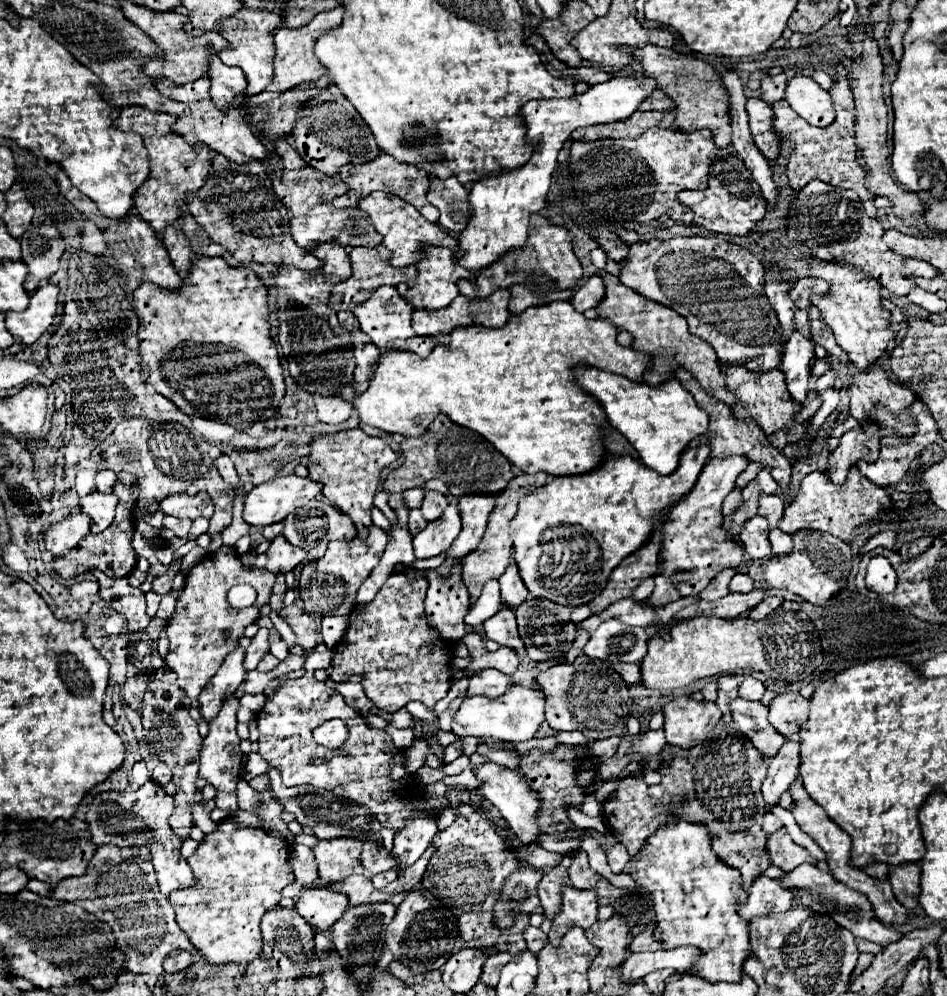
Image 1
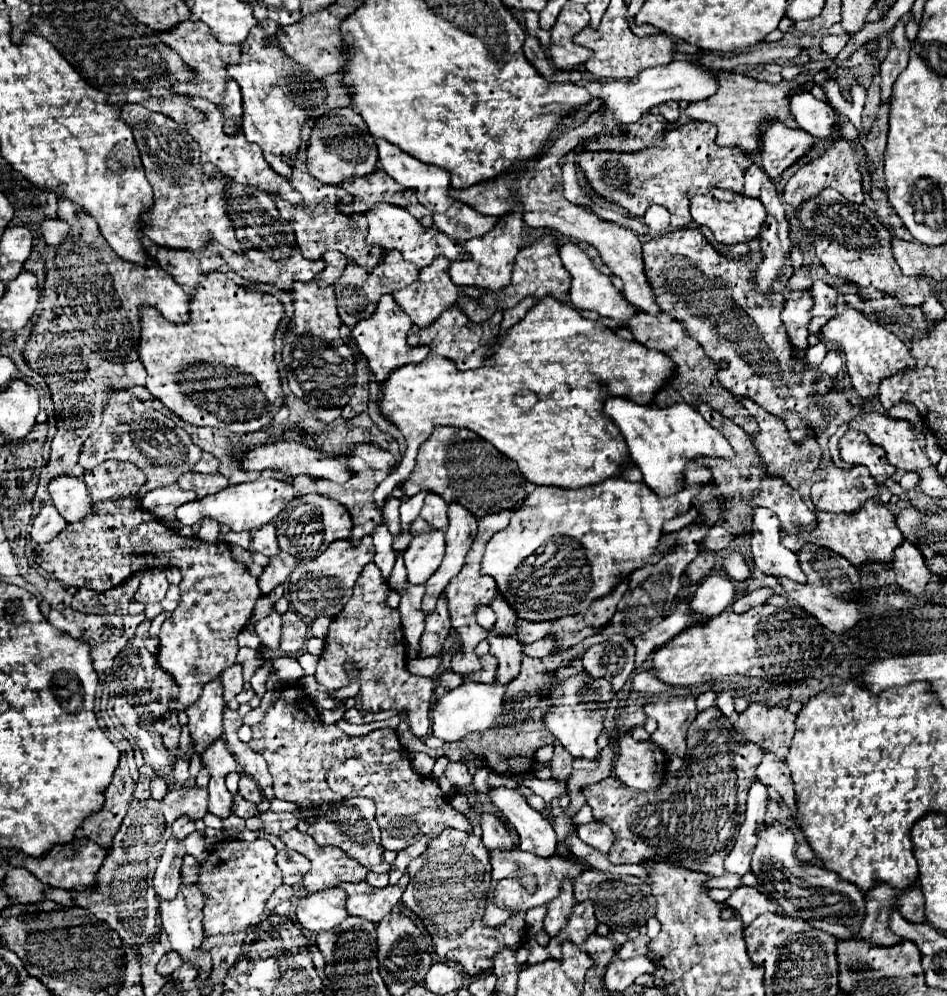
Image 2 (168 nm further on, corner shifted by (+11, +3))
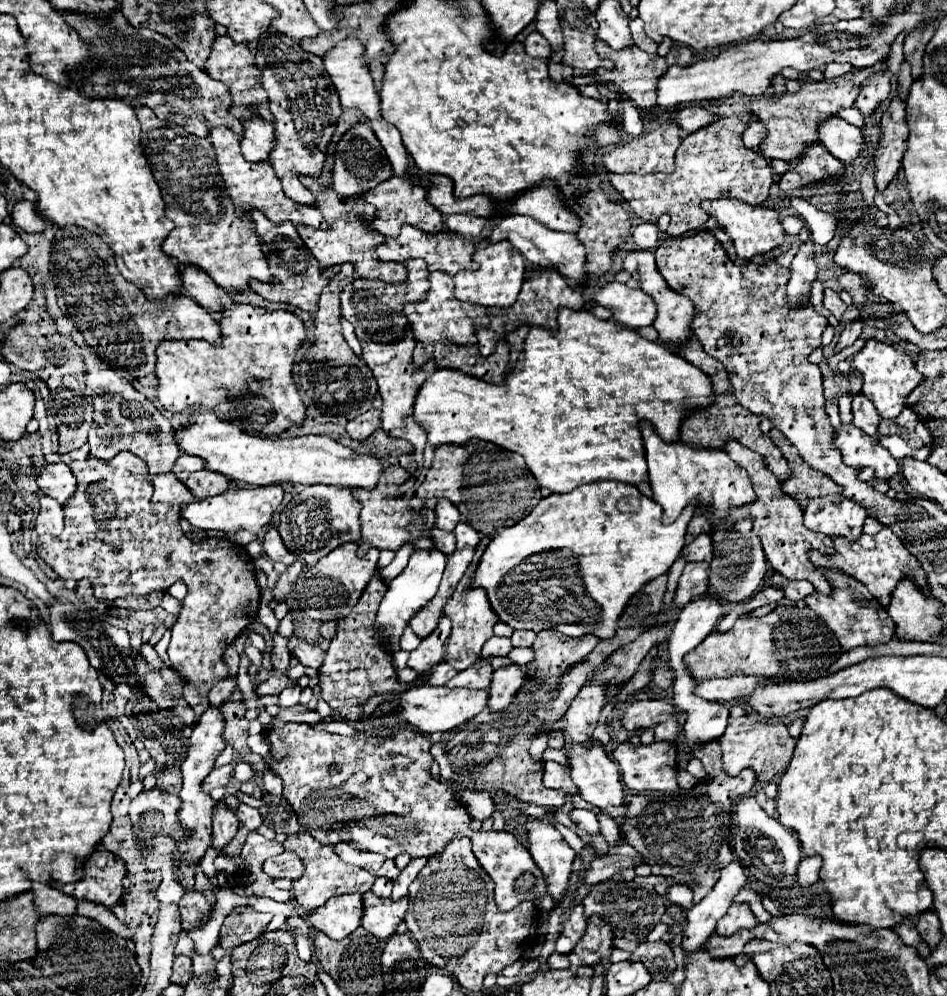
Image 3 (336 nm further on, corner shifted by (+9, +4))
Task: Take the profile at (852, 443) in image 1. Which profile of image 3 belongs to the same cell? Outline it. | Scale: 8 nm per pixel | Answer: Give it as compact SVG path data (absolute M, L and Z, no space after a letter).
M834 494L824 498L812 498L804 508L804 524L828 536L842 534L856 540L862 534L866 514L868 510L862 504L842 494Z

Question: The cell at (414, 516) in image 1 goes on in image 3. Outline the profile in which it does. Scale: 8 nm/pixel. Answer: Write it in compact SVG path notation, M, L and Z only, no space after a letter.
M432 528L428 534L430 534L430 540L434 542L434 546L438 546L444 554L452 554L454 552L456 540L454 540L452 532L442 532L438 528Z

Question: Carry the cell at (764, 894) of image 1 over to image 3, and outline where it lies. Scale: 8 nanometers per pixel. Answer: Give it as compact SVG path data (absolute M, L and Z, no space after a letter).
M732 904L728 908L728 912L718 920L718 926L716 926L716 934L722 934L722 936L732 936L734 932L742 930L742 928L754 928L758 924L754 912L750 910L748 904Z

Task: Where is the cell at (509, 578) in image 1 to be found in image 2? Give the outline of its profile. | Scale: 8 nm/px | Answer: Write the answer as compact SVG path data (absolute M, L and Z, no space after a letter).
M496 595L496 599L492 601L492 611L498 615L498 621L494 625L494 633L514 635L514 623L518 617L516 617L514 609L500 595Z

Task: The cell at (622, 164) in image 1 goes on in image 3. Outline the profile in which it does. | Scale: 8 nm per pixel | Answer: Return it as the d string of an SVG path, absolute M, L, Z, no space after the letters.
M720 118L714 124L708 124L700 130L684 136L678 150L676 150L676 168L670 174L666 174L666 172L656 172L656 174L612 174L612 172L606 172L606 178L624 196L624 200L630 202L636 216L640 216L644 222L656 222L662 214L670 214L672 222L668 226L668 236L682 236L686 232L696 232L708 220L708 216L700 208L700 202L704 198L738 198L748 204L762 204L768 198L770 184L774 182L770 162L762 154L744 146L744 142L742 142L744 128L746 128L744 122L738 118Z

